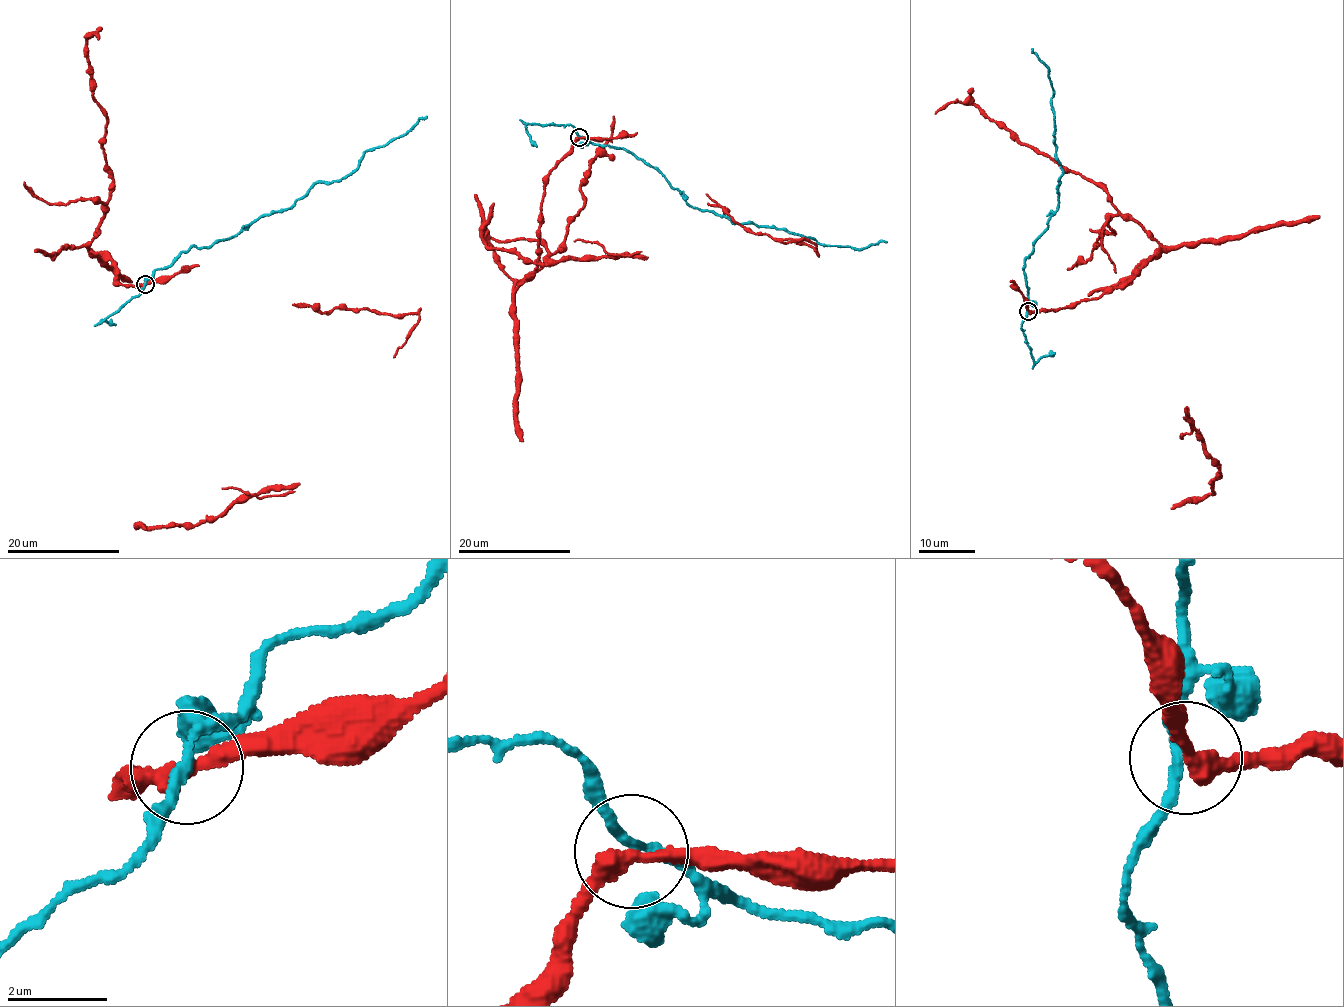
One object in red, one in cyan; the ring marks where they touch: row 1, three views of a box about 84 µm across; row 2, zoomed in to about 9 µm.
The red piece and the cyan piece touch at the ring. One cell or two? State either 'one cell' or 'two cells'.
two cells

